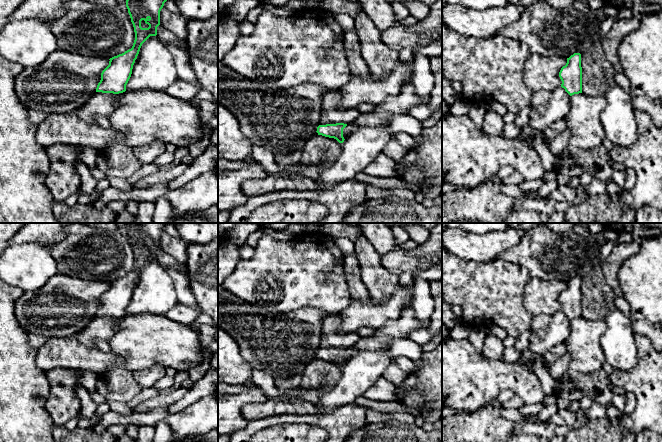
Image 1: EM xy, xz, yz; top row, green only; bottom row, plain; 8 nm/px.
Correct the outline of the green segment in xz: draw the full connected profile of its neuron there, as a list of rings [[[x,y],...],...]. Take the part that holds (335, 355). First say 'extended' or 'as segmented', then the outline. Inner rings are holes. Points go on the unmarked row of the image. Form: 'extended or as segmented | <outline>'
extended | [[[336,315],[326,317],[322,326],[320,349],[314,359],[322,359],[344,366],[343,353],[352,347],[359,339],[356,332],[340,331],[340,320]]]

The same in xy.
extended | [[[169,223],[126,224],[135,264],[131,273],[109,283],[109,289],[101,297],[96,316],[76,335],[85,348],[95,349],[97,340],[108,341],[117,332],[121,318],[126,315],[142,268],[150,260],[157,259],[160,235],[167,224]]]

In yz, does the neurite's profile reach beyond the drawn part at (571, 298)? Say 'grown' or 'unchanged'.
grown

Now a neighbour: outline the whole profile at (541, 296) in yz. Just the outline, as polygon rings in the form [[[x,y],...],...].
[[[530,278],[523,301],[526,310],[532,317],[555,314],[562,308],[559,296],[566,287],[567,283],[560,280]]]

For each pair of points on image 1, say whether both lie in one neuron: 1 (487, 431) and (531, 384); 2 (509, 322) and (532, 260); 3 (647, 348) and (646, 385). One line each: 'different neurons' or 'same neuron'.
1: different neurons
2: different neurons
3: same neuron

